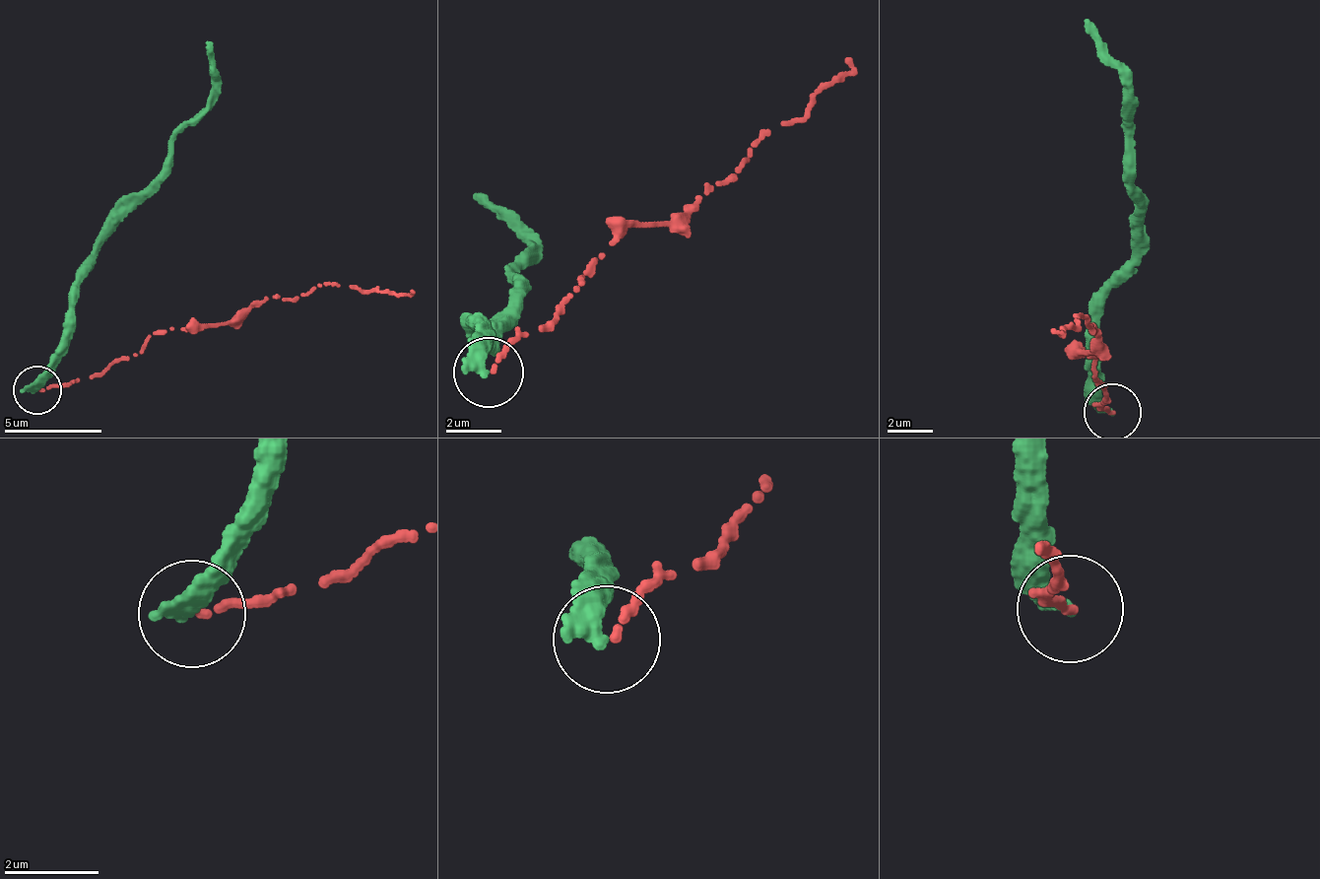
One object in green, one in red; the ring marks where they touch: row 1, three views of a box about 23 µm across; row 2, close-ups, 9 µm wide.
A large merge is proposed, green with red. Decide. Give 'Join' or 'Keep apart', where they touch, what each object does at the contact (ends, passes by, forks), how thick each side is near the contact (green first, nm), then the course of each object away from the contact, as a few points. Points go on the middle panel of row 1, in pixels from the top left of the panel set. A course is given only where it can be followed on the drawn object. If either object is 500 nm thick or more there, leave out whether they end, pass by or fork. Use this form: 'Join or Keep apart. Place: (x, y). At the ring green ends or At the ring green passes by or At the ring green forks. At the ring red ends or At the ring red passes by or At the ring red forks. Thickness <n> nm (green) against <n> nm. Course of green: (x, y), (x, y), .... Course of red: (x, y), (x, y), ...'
Keep apart. Place: (488, 372). At the ring green ends. At the ring red ends. Thickness 400 nm (green) against 180 nm. Course of green: (489, 371), (483, 329), (461, 322), (486, 344), (512, 300), (509, 279), (534, 245), (475, 196). Course of red: (489, 371), (521, 333), (551, 331), (627, 223), (685, 221), (751, 151), (798, 121), (849, 57)

